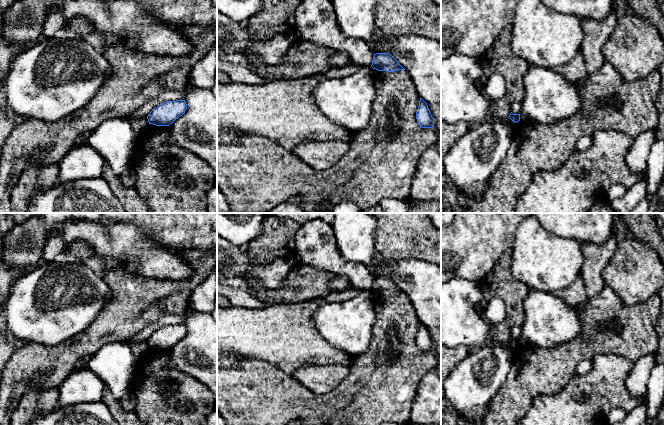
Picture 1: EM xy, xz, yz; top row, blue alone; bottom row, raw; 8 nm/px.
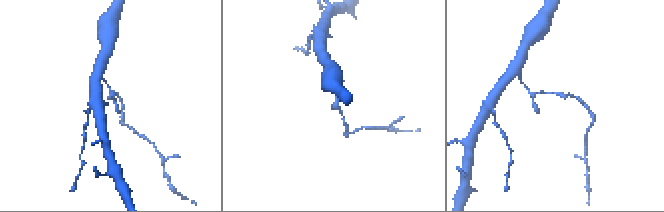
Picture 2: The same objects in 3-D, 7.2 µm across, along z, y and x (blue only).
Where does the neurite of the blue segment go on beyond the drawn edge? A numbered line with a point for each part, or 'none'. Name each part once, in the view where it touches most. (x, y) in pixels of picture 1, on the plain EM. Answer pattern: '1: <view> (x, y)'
none

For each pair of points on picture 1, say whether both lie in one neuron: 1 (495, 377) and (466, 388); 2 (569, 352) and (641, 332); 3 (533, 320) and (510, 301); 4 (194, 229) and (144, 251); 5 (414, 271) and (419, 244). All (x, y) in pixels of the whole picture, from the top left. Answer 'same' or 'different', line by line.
1: same
2: same
3: different
4: different
5: different

